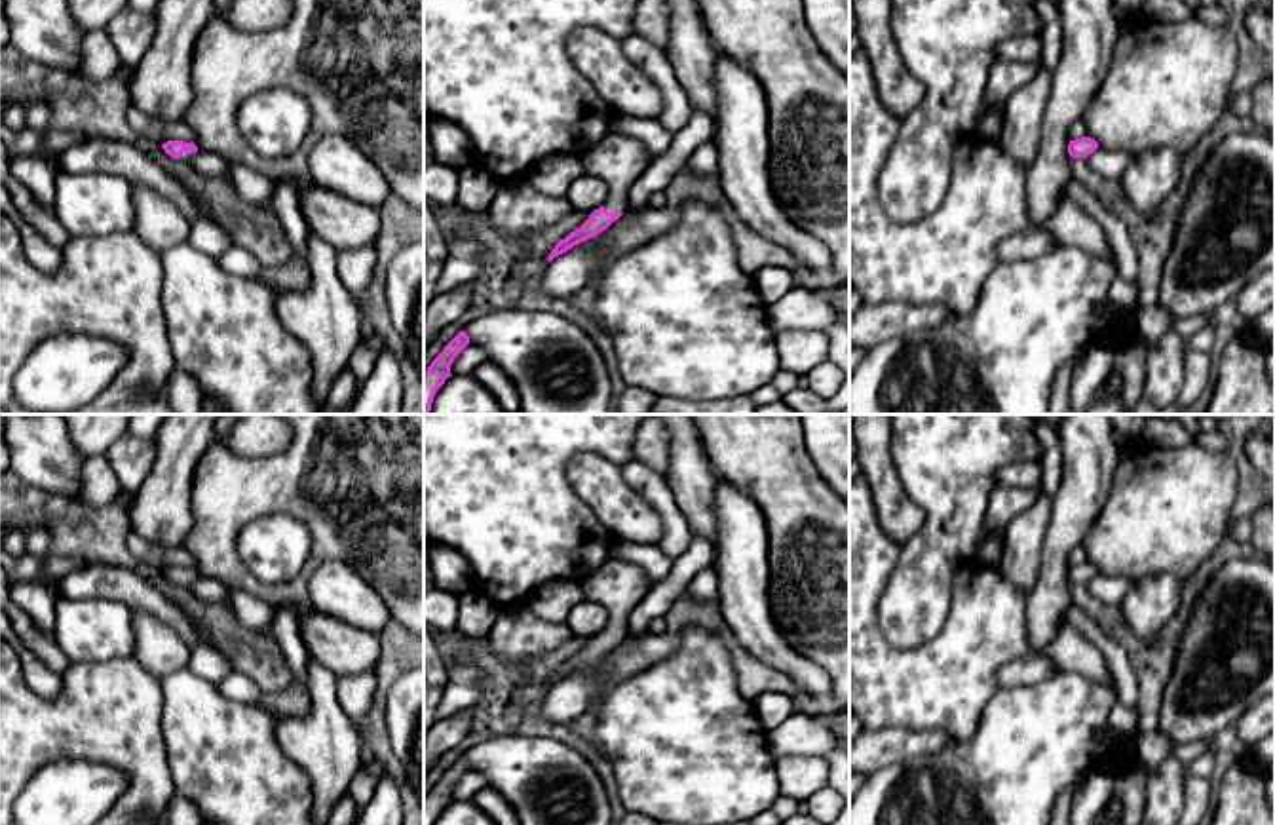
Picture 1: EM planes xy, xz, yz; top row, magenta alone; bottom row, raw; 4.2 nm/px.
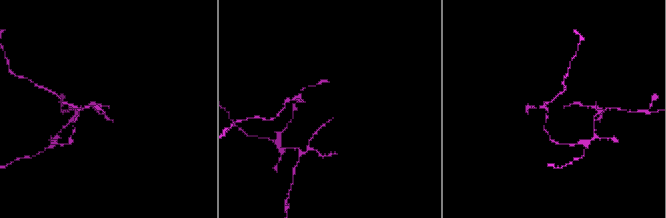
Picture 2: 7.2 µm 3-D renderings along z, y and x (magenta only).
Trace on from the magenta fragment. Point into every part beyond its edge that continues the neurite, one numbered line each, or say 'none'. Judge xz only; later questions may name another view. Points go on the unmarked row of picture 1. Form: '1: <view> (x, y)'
1: xz (618, 586)

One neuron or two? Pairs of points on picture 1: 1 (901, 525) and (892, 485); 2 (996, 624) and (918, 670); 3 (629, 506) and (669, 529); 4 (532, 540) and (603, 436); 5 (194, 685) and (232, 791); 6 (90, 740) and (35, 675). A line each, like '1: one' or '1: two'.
1: one
2: one
3: two
4: one
5: one
6: two

